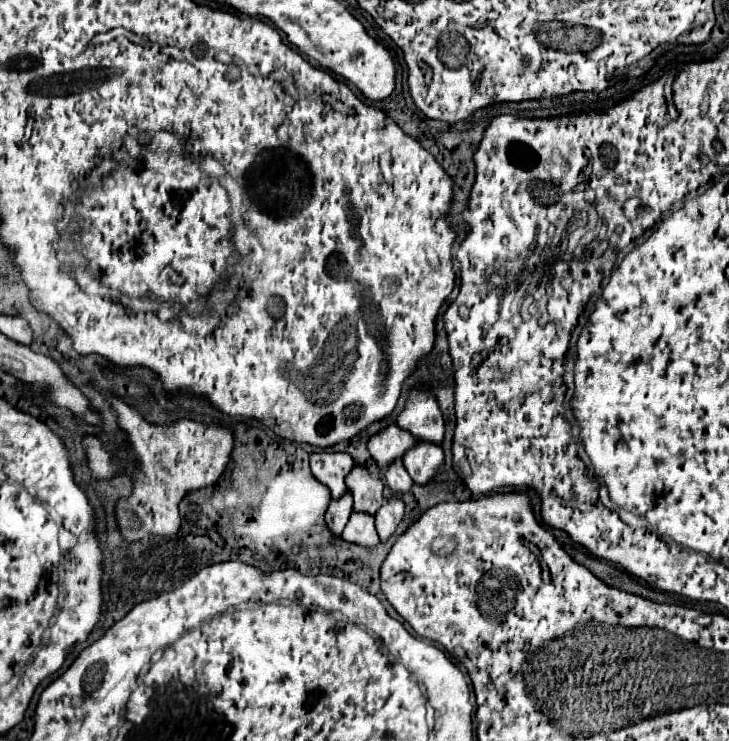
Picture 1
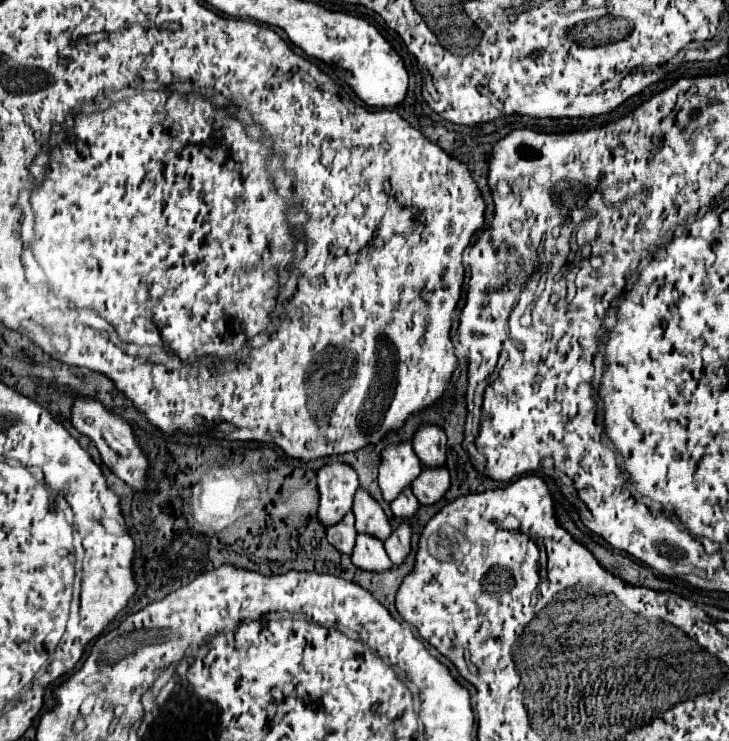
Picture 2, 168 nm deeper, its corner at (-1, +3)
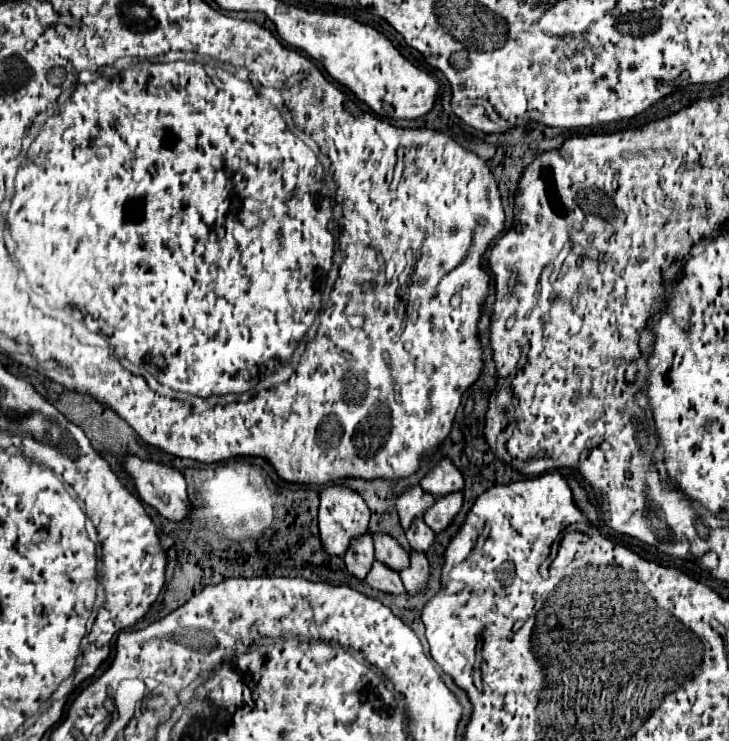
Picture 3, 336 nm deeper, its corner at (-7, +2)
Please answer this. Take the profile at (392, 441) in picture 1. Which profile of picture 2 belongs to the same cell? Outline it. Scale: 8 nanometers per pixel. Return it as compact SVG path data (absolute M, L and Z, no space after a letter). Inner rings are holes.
M410 442L388 444L380 454L378 466L378 484L386 502L394 500L402 488L410 486L412 480L420 474L422 462L412 450Z

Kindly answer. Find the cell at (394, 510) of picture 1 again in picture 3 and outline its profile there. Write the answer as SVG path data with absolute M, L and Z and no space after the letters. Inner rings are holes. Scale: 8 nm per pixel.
M410 553L410 557L412 557L412 565L404 569L400 577L410 595L420 595L428 589L428 573L430 573L428 559L424 553Z

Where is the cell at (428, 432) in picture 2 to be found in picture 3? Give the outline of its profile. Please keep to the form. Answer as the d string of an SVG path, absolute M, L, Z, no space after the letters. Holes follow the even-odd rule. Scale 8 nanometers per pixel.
M440 459L436 463L436 467L420 483L420 487L424 489L424 493L430 493L434 497L444 497L448 493L462 491L464 489L464 477L448 459Z

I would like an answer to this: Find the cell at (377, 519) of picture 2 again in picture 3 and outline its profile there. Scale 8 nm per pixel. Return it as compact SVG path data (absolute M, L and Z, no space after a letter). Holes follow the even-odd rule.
M374 537L374 547L376 547L376 561L386 565L388 569L400 573L410 565L410 555L398 545L398 541L392 541L390 537Z

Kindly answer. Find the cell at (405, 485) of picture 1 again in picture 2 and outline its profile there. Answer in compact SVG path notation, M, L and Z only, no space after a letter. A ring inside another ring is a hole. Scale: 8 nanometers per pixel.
M410 488L402 490L402 492L398 494L398 498L390 502L390 510L394 512L394 516L404 518L404 520L408 520L410 516L414 516L416 510L418 510L418 506L420 506L420 504L418 504L418 500L416 500L416 496L412 494Z

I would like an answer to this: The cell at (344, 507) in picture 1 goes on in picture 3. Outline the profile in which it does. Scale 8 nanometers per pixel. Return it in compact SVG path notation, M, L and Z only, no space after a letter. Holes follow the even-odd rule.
M370 533L360 537L360 541L356 541L356 545L352 545L352 549L348 549L348 553L344 555L344 563L354 577L358 577L362 581L366 579L366 575L370 573L372 563L374 563L374 543L372 543Z

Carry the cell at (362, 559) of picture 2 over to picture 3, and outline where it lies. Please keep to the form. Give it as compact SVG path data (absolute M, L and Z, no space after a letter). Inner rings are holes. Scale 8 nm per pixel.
M374 561L372 573L368 573L366 583L376 591L384 591L384 593L392 593L392 595L404 593L400 575L392 573L392 569L384 569L384 565L380 565L380 561Z

